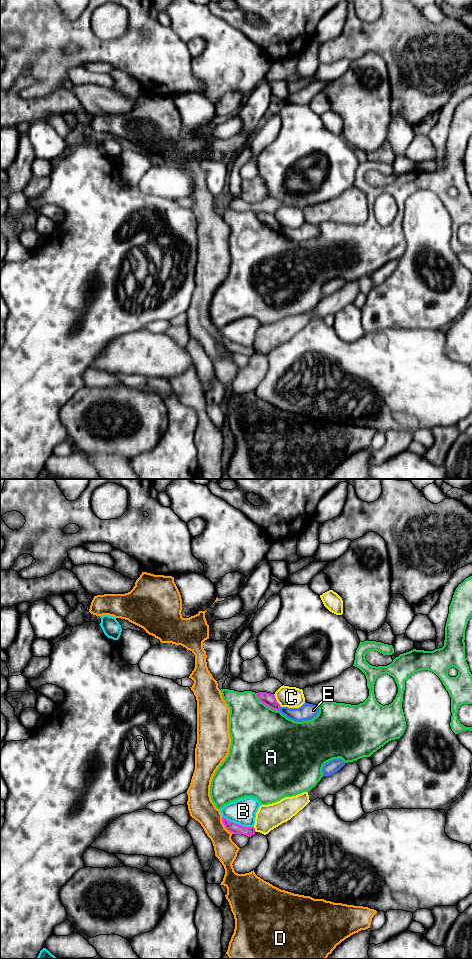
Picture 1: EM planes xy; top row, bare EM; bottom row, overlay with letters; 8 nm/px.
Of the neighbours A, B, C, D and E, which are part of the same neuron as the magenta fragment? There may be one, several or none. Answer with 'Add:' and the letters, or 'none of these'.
Add: none of these

